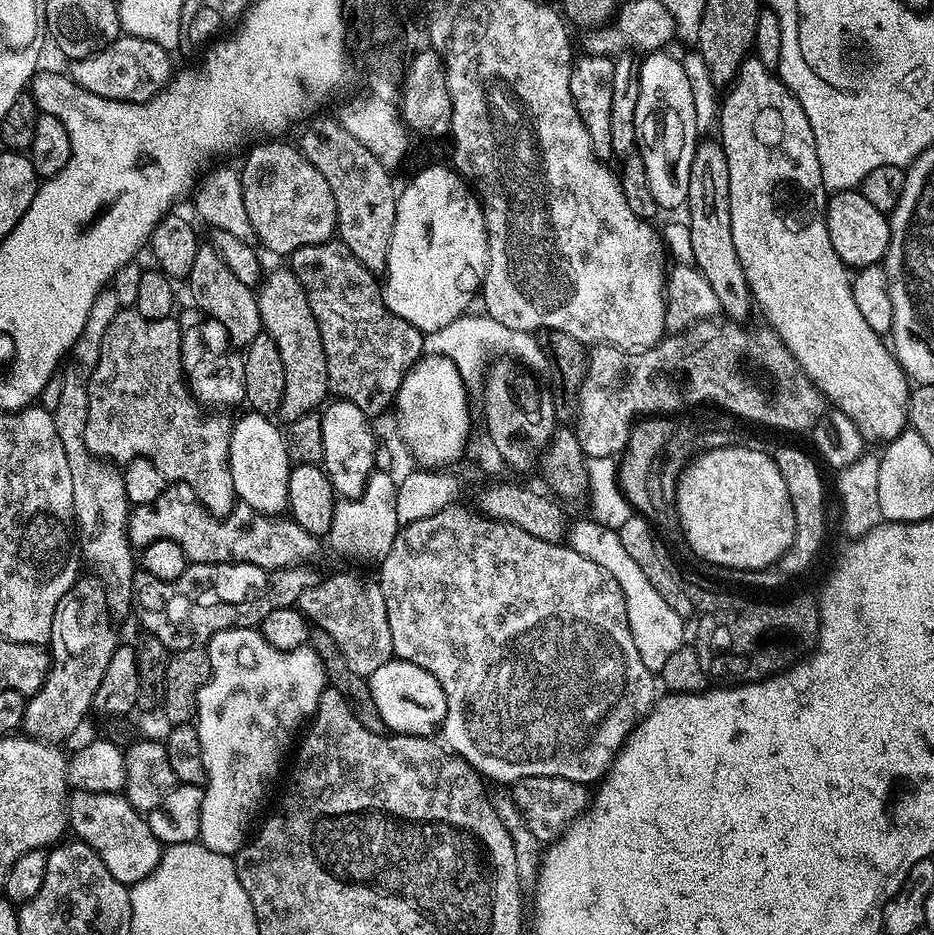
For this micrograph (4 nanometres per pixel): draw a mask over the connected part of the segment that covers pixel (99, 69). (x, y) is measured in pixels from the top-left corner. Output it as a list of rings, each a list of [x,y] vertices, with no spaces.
[[[121,34],[108,48],[81,60],[71,61],[70,75],[78,86],[111,100],[143,102],[154,98],[174,75],[170,52],[156,42]]]

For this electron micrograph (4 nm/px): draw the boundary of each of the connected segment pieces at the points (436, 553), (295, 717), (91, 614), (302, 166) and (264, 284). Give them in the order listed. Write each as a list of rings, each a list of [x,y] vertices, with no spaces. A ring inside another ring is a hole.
[[[456,507],[443,508],[438,510],[438,514],[430,514],[430,518],[422,518],[401,527],[394,538],[390,554],[378,565],[378,579],[386,598],[386,614],[390,622],[395,659],[414,662],[414,666],[422,666],[422,670],[438,678],[446,694],[443,743],[481,776],[489,781],[501,780],[507,786],[531,776],[553,776],[579,784],[595,785],[604,779],[616,761],[620,747],[628,741],[636,725],[648,715],[658,699],[657,677],[646,670],[646,662],[642,662],[642,654],[638,654],[638,646],[634,646],[634,634],[630,634],[622,586],[618,586],[618,582],[614,582],[614,578],[602,570],[598,562],[590,562],[590,558],[578,554],[571,546],[560,542],[551,544],[542,538],[534,538],[534,534],[526,534],[526,530],[520,530],[518,526],[481,516],[471,507]]]
[[[255,627],[227,628],[215,632],[208,640],[206,651],[212,677],[198,694],[194,720],[198,740],[202,742],[202,762],[206,762],[208,775],[208,783],[203,785],[199,843],[223,856],[235,857],[249,839],[253,827],[252,815],[263,806],[268,784],[279,778],[284,755],[293,751],[292,735],[296,731],[299,733],[316,715],[318,700],[326,687],[326,677],[322,662],[313,648],[305,646],[289,652],[278,650],[270,646],[270,642]]]
[[[81,575],[56,607],[48,674],[43,686],[24,705],[22,728],[27,735],[38,740],[64,742],[60,740],[74,735],[88,712],[93,711],[92,699],[98,686],[102,686],[102,674],[106,674],[106,666],[110,666],[110,658],[114,658],[118,646],[112,619],[114,613],[108,607],[100,577]]]
[[[260,142],[257,148],[249,147],[239,174],[255,239],[288,258],[302,246],[321,244],[337,235],[336,207],[334,190],[330,190],[330,182],[326,182],[318,166],[311,164],[295,143],[276,143],[280,142]]]
[[[291,267],[276,268],[261,279],[256,301],[260,311],[260,327],[274,338],[282,354],[282,366],[286,370],[286,390],[282,394],[279,419],[291,422],[316,412],[330,396],[326,350],[322,350],[322,334],[318,330],[314,310],[310,310],[306,290],[302,290],[302,282],[298,282]]]

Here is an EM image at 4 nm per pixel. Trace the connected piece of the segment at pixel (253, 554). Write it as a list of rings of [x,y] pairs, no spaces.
[[[165,494],[158,497],[154,506],[135,505],[128,514],[128,541],[142,550],[150,542],[173,540],[182,546],[189,561],[197,564],[253,564],[270,572],[307,565],[320,548],[321,541],[290,518],[263,516],[242,502],[229,516],[221,518],[211,516],[199,500],[188,500]]]

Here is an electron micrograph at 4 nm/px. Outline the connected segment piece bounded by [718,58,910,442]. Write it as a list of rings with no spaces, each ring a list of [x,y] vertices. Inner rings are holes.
[[[746,58],[736,69],[735,77],[730,87],[723,93],[722,103],[718,108],[718,130],[720,135],[718,141],[724,148],[726,165],[729,166],[729,198],[730,198],[730,234],[733,235],[734,249],[737,251],[737,260],[741,263],[742,270],[745,271],[746,282],[748,283],[751,297],[755,307],[765,316],[767,327],[773,328],[782,338],[786,350],[794,354],[794,358],[810,379],[812,385],[824,395],[825,401],[833,409],[846,414],[854,422],[865,441],[880,440],[887,442],[898,438],[909,427],[908,422],[908,398],[910,395],[910,381],[900,369],[900,363],[896,361],[895,355],[890,351],[889,345],[882,341],[881,333],[870,330],[866,326],[858,306],[854,306],[854,294],[852,293],[852,281],[849,269],[834,254],[834,246],[830,246],[830,234],[826,230],[826,218],[824,211],[828,209],[829,191],[822,182],[822,166],[818,166],[818,150],[814,146],[814,130],[810,130],[810,118],[806,118],[806,110],[794,98],[790,89],[780,81],[779,75],[773,69],[768,68],[762,61],[755,58]]]

